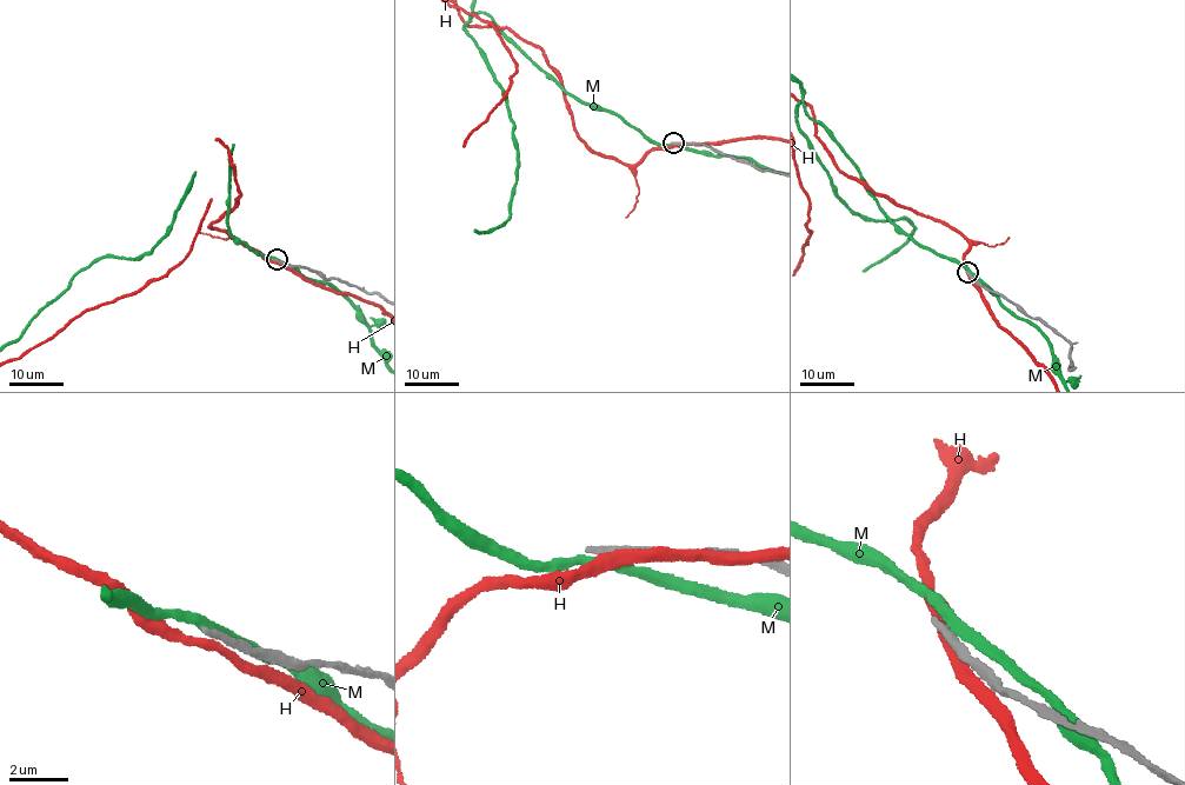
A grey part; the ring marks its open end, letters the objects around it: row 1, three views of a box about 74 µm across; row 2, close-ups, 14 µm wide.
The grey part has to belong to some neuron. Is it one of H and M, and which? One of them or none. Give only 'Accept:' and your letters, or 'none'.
Accept: none

